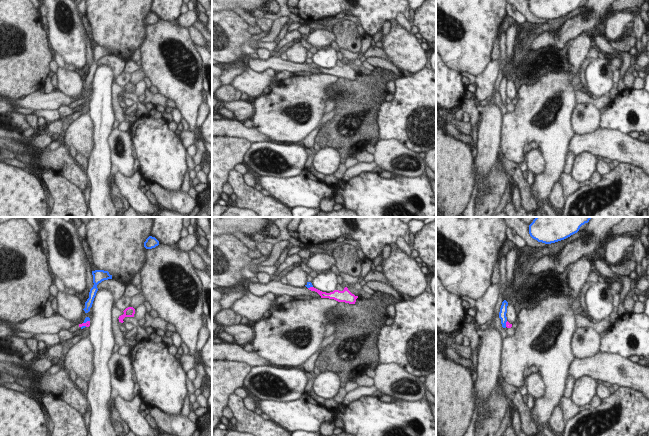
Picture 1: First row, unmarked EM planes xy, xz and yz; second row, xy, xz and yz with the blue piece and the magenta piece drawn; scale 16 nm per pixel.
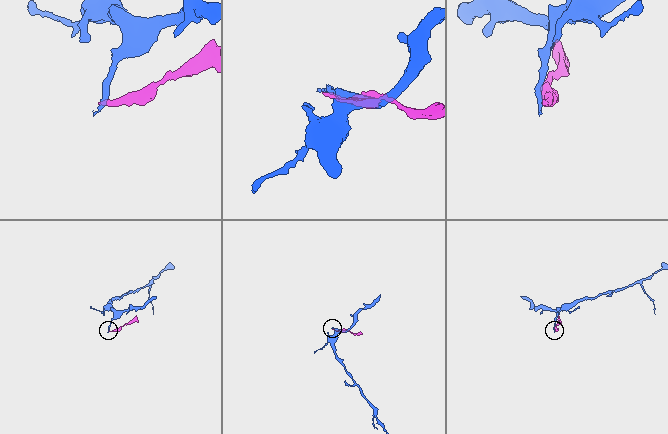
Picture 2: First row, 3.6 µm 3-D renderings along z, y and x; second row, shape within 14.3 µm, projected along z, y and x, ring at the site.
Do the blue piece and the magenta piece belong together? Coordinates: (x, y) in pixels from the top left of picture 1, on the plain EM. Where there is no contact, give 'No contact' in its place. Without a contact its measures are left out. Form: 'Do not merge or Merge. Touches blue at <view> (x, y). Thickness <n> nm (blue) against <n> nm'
Do not merge. Touches blue at xy (86, 97). Thickness 60 nm (blue) against 90 nm.

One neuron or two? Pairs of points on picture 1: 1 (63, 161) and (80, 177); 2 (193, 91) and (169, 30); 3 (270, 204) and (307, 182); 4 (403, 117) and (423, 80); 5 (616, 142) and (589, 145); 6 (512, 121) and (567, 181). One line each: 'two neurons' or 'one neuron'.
1: one neuron
2: one neuron
3: two neurons
4: one neuron
5: one neuron
6: two neurons

